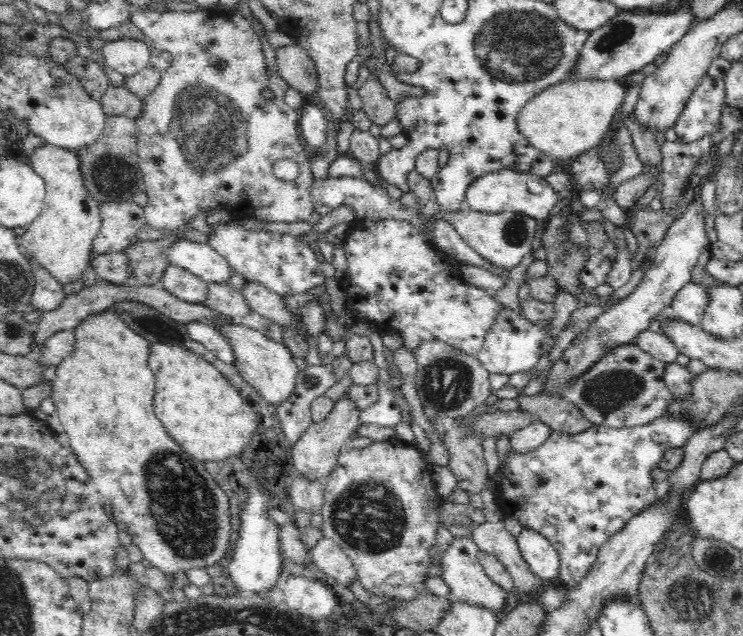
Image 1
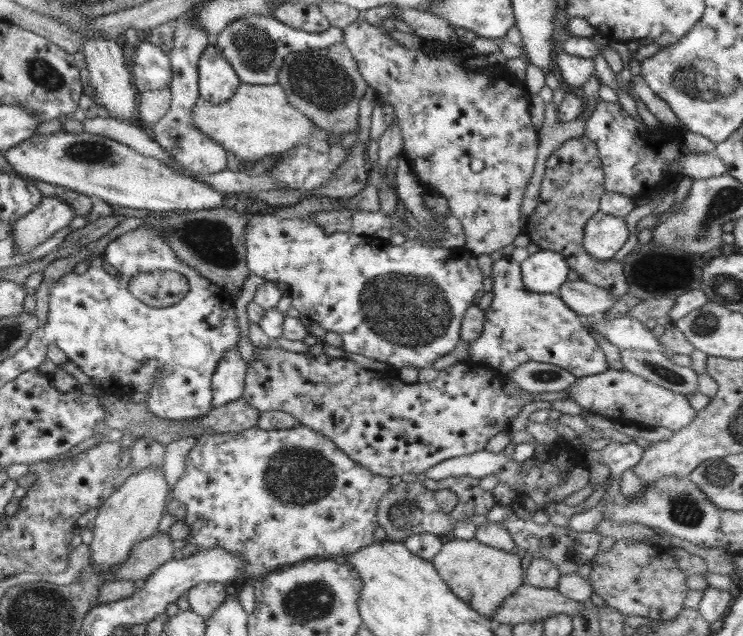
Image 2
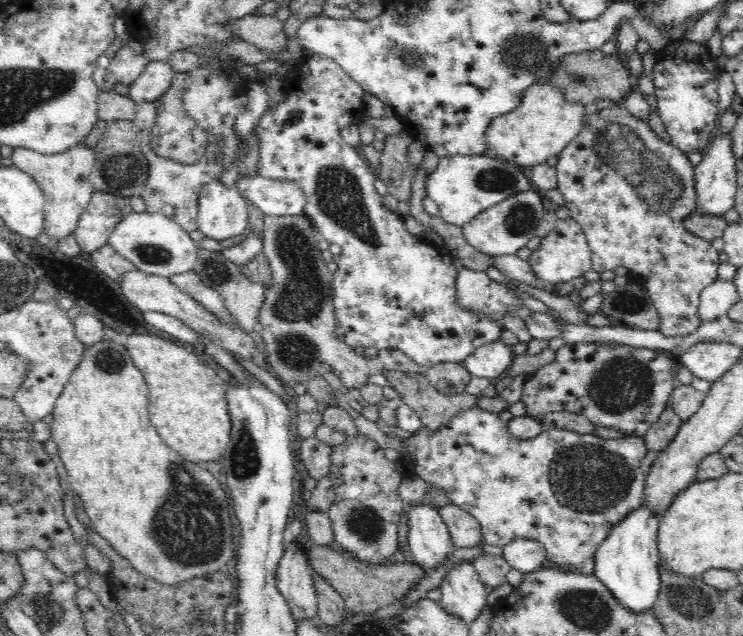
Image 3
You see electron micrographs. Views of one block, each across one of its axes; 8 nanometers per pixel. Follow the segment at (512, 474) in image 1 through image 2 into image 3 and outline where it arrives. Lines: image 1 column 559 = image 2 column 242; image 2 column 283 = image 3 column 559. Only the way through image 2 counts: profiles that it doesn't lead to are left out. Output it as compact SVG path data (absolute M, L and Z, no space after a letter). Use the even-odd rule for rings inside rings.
M346 392L336 394L340 410L346 410L352 420L356 420L358 432L378 442L382 450L392 448L400 454L400 460L414 464L416 474L426 480L426 484L442 490L448 500L468 514L472 514L482 530L480 546L508 546L512 540L536 540L546 546L546 558L560 564L566 572L594 574L594 556L600 544L608 538L610 530L622 522L632 510L638 510L646 502L646 476L652 470L646 462L648 446L644 438L628 436L606 440L592 434L580 434L570 430L544 430L536 438L520 440L504 424L496 412L484 408L464 408L448 418L438 430L422 426L408 438L392 438L378 430L376 422L362 418L358 410L348 404Z

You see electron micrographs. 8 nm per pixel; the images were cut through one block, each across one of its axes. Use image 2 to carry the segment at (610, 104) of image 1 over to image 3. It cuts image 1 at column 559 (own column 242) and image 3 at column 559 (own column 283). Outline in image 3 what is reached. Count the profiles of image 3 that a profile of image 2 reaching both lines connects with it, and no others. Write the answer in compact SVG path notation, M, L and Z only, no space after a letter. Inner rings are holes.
M532 84L522 92L522 100L518 108L512 112L494 118L492 126L486 130L486 152L488 158L498 158L520 168L532 168L538 164L546 164L550 156L558 156L576 136L584 130L584 116L590 106L570 104L548 84Z

